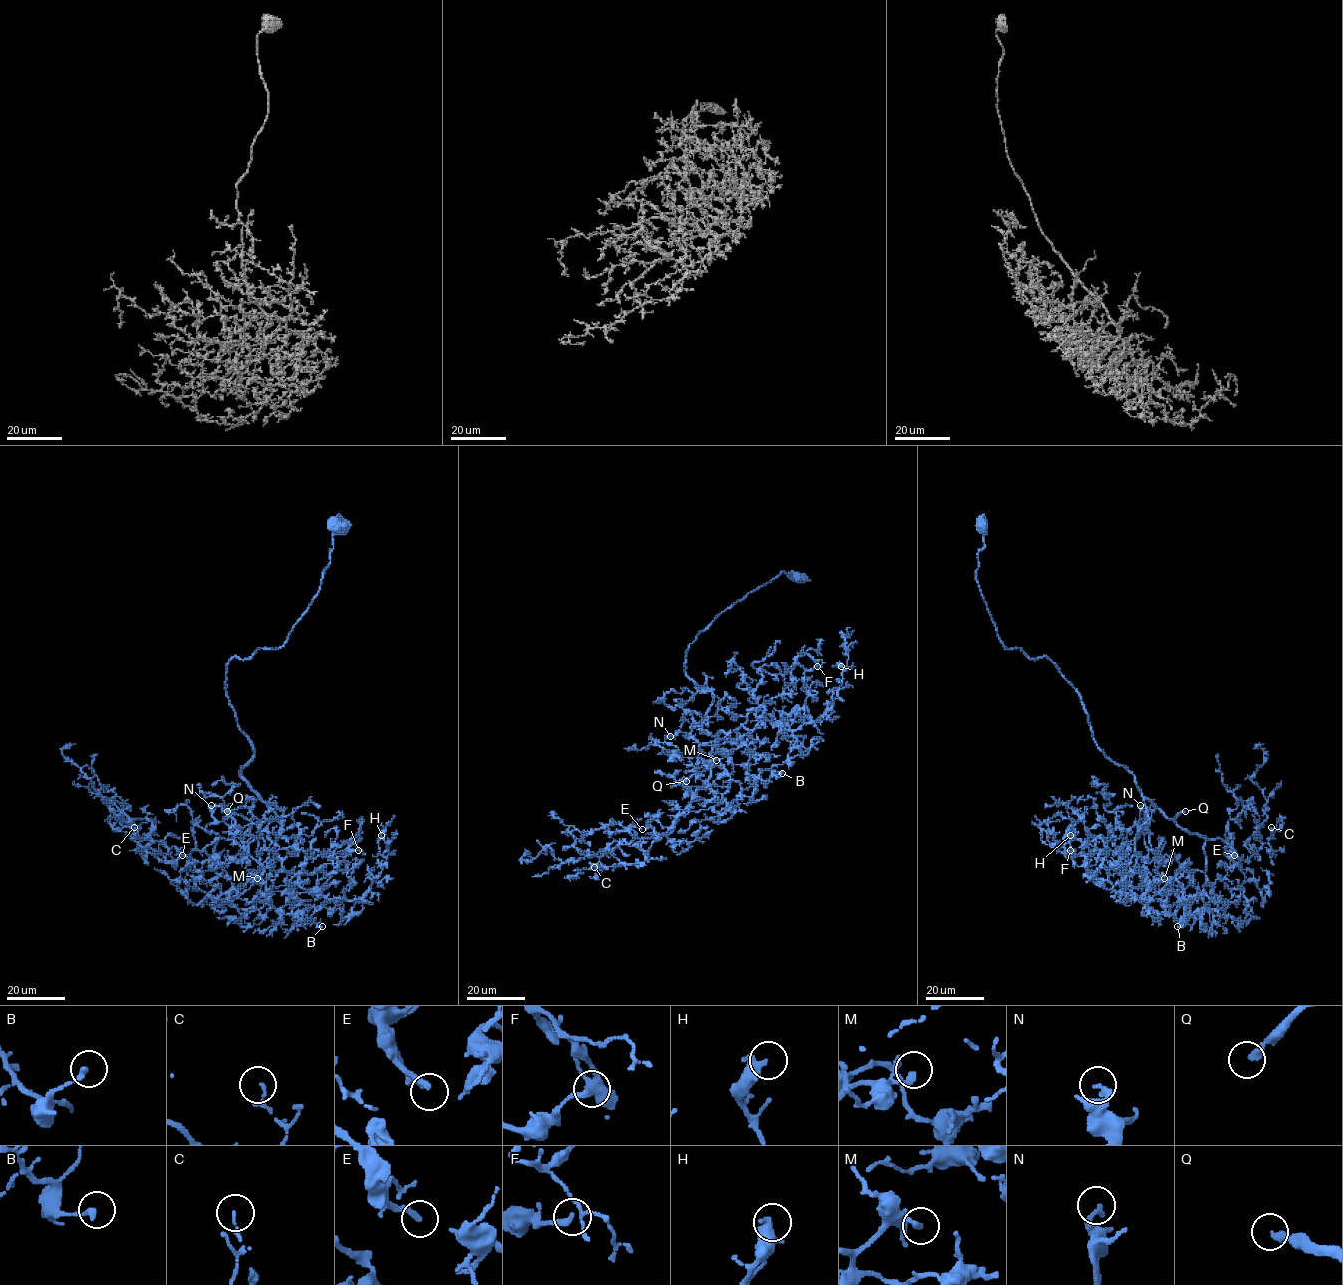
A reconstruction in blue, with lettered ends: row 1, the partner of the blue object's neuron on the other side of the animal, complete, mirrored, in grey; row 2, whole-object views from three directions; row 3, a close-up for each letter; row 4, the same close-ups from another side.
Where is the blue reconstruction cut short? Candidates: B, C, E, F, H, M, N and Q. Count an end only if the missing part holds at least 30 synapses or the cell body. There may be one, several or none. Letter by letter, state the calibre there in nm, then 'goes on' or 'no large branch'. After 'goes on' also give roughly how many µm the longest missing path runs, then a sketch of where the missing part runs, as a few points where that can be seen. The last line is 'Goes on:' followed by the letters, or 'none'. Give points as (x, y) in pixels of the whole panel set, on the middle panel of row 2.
B: calibre 220 nm; no large branch
C: calibre 110 nm; no large branch
E: calibre 170 nm; no large branch
F: calibre 240 nm; no large branch
H: calibre 460 nm; no large branch
M: calibre 160 nm; no large branch
N: calibre 240 nm; no large branch
Q: calibre 280 nm; goes on; missing 80 µm; course (686, 781), (652, 795), (634, 795), (610, 785), (583, 787), (570, 769), (556, 779)
Goes on: Q

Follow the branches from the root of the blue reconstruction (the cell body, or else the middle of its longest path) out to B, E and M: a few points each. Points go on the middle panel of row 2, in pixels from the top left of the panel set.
B: (797, 577), (736, 601), (685, 652), (717, 740), (693, 799), (731, 805), (782, 773)
E: (797, 577), (781, 572), (690, 644), (685, 674), (713, 699), (711, 774), (672, 832), (642, 829)
M: (797, 577), (736, 601), (685, 652), (717, 740), (694, 800), (720, 801), (699, 774), (716, 760)

